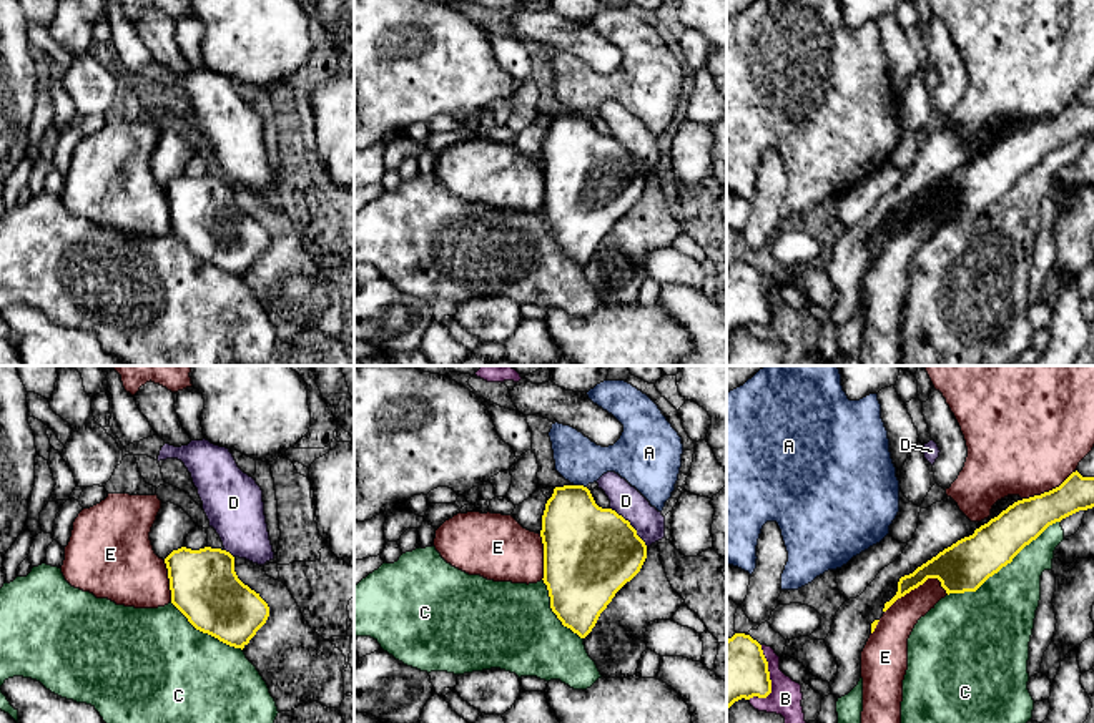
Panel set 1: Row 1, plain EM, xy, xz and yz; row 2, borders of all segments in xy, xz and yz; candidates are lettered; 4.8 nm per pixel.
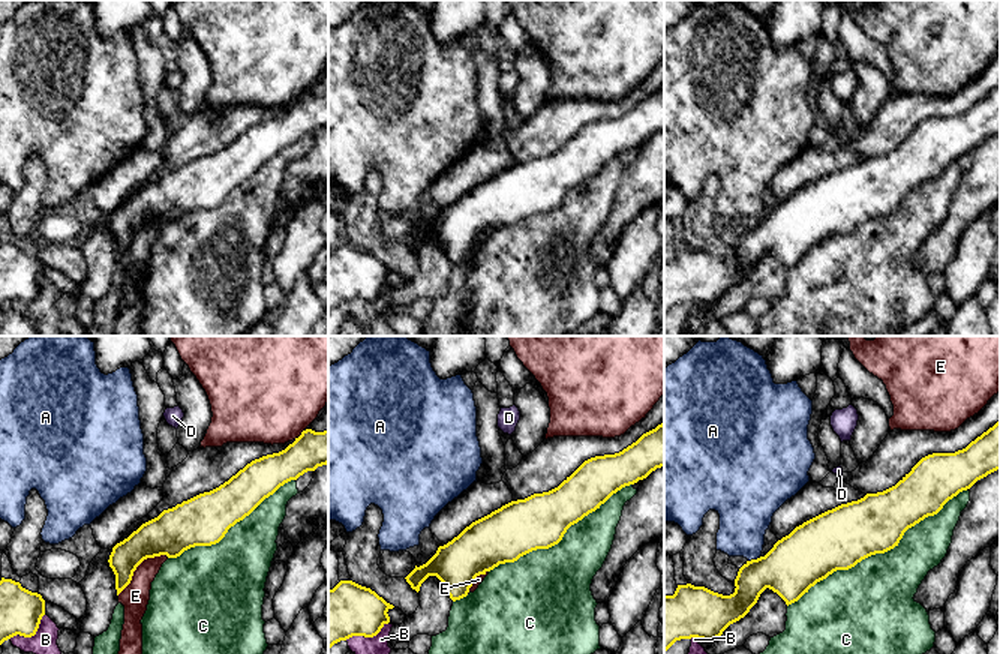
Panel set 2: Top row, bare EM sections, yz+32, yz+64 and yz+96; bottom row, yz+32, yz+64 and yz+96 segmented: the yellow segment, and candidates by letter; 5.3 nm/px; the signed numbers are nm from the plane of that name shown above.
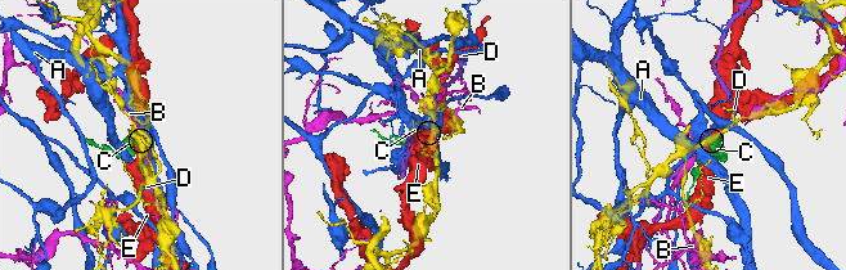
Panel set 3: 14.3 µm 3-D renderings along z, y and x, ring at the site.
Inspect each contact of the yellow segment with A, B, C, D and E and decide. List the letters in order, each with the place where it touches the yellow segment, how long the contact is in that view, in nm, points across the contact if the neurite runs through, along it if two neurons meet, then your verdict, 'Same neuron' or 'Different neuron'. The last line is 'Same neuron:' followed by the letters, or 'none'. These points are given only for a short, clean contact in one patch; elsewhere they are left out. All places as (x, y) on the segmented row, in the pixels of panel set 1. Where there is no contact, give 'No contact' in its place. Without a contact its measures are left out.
A: Touches yellow at xz (581, 486). Shared border 70 nm. Different neuron
B: Touches yellow at yz (770, 680). Shared border 280 nm. Different neuron
C: Touches yellow at yz (1003, 565). Shared border 650 nm. Different neuron
D: Touches yellow at xz (630, 526). Shared border 260 nm. Different neuron
E: Touches yellow at yz (918, 585). Shared border 320 nm. Different neuron
Same neuron: none

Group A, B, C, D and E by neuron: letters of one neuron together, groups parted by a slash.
A / B / C / D / E

